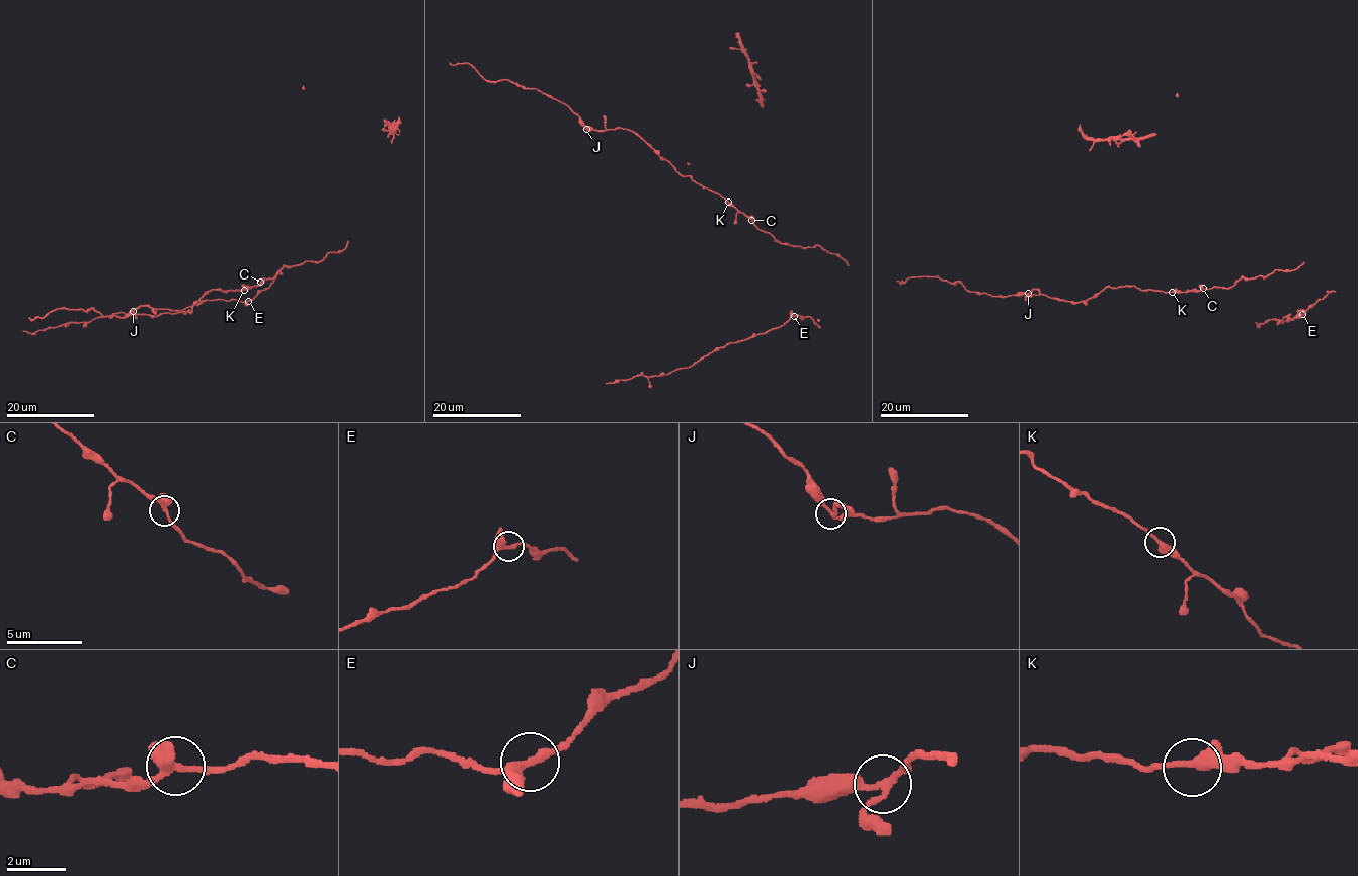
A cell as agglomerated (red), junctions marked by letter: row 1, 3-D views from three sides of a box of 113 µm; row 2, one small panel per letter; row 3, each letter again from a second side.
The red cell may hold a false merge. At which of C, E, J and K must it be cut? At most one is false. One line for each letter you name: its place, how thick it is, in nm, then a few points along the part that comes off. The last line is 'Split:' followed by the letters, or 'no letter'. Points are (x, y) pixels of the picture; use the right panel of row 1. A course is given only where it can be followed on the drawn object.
Split: no letter

